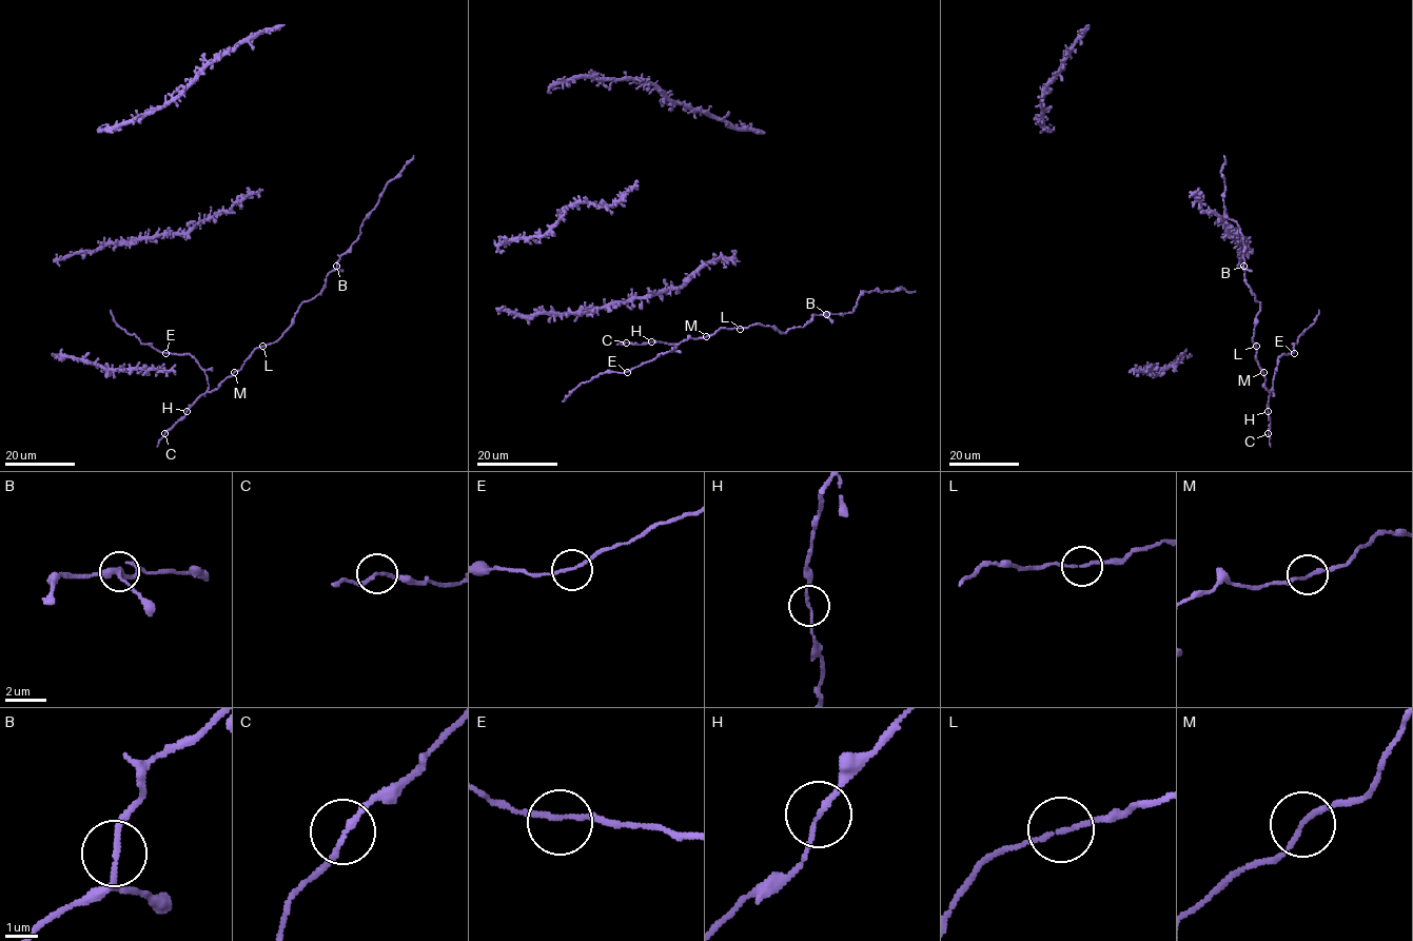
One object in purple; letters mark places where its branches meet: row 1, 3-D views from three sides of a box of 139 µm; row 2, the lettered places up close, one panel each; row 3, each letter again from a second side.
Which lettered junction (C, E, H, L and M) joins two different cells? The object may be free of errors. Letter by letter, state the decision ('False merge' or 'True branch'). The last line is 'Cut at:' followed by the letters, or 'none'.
C: True branch
E: True branch
H: True branch
L: False merge
M: True branch
Cut at: L

